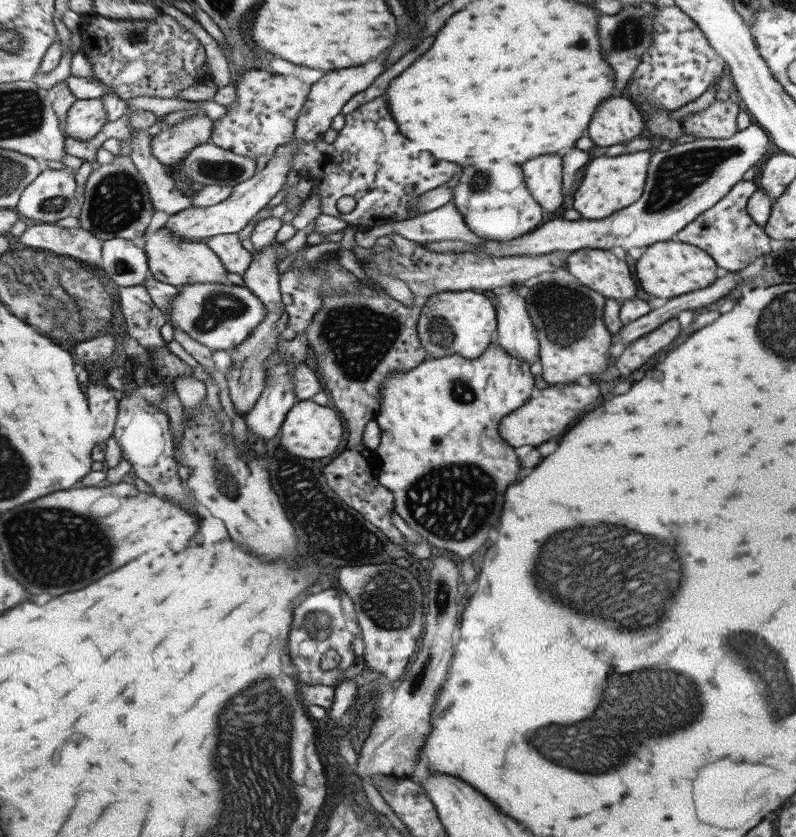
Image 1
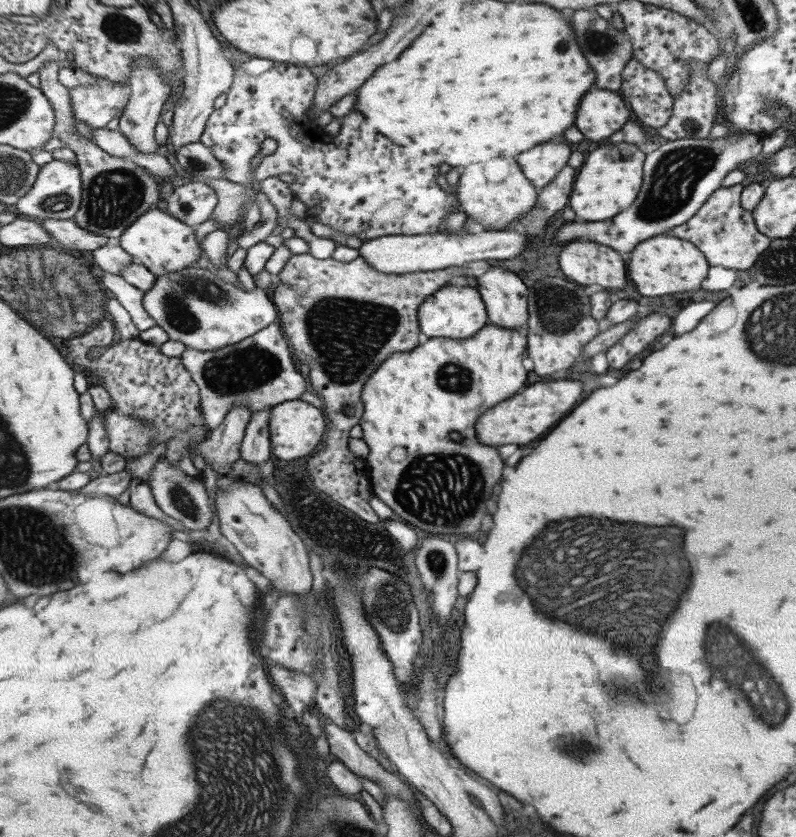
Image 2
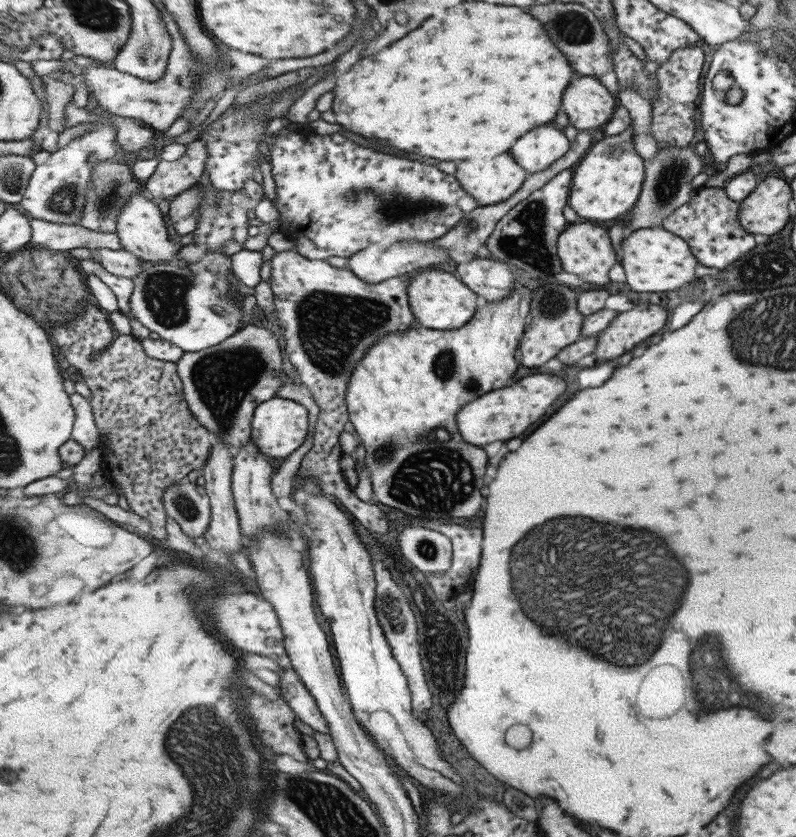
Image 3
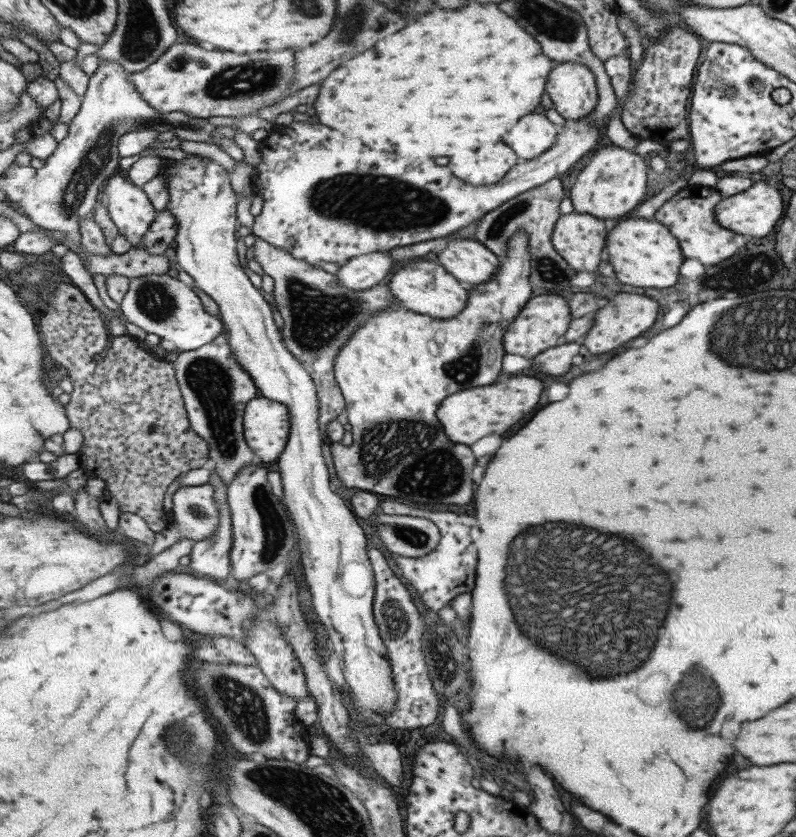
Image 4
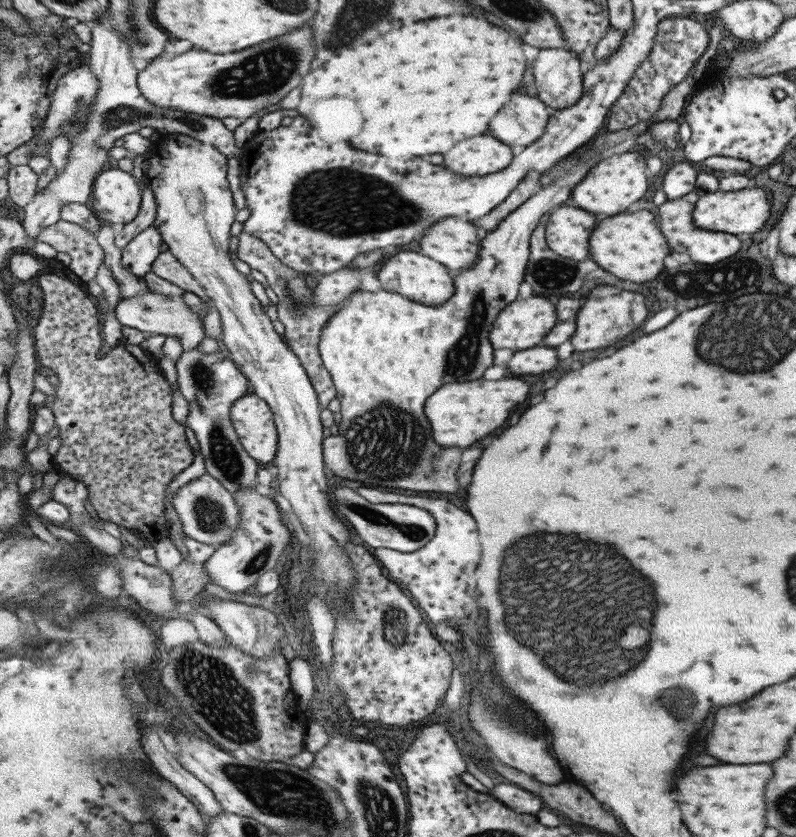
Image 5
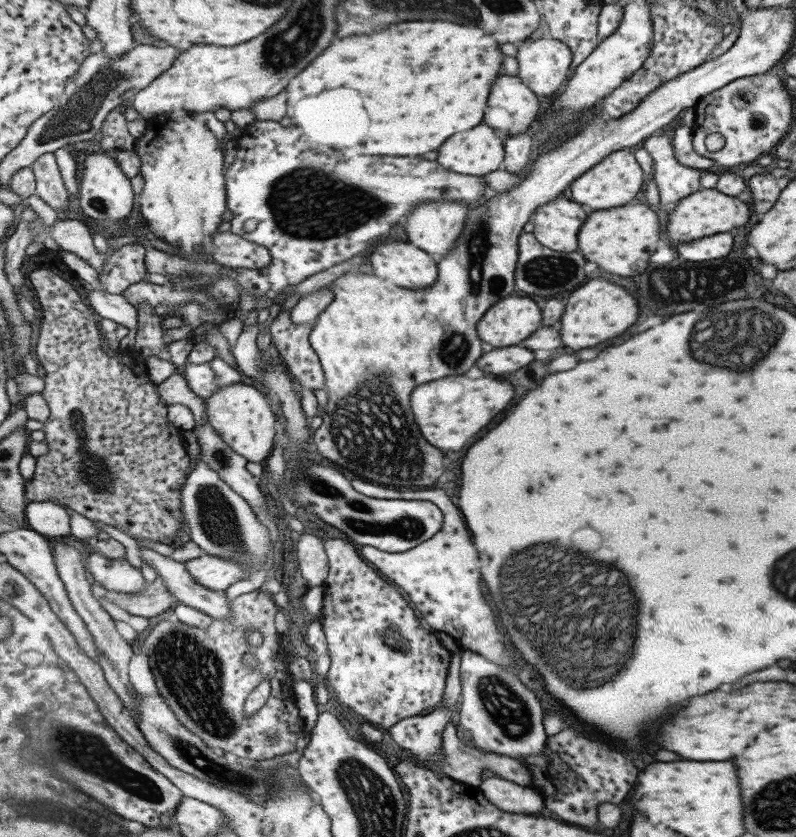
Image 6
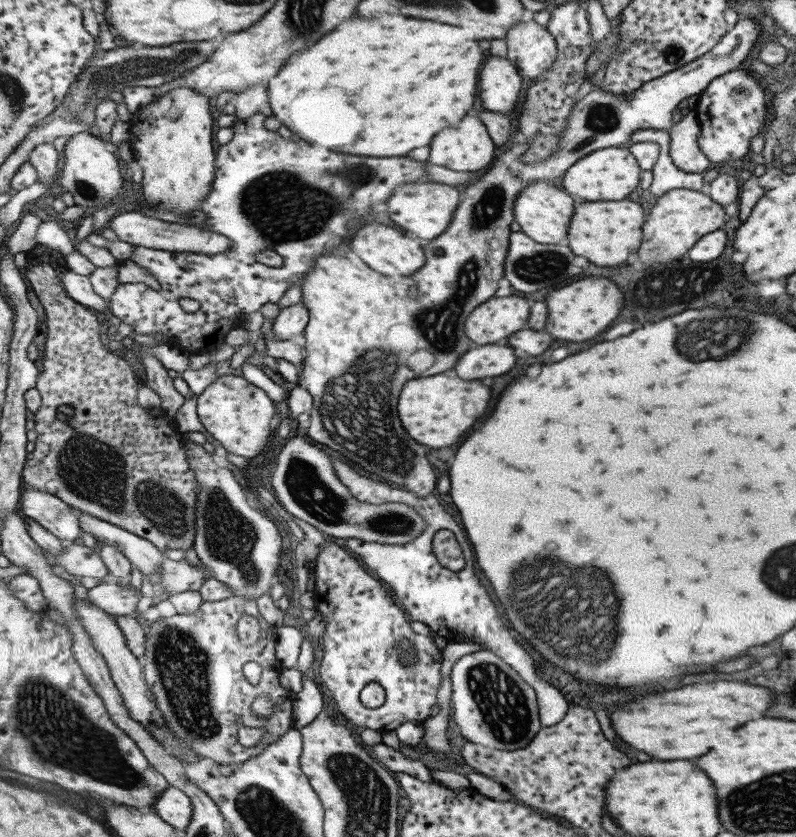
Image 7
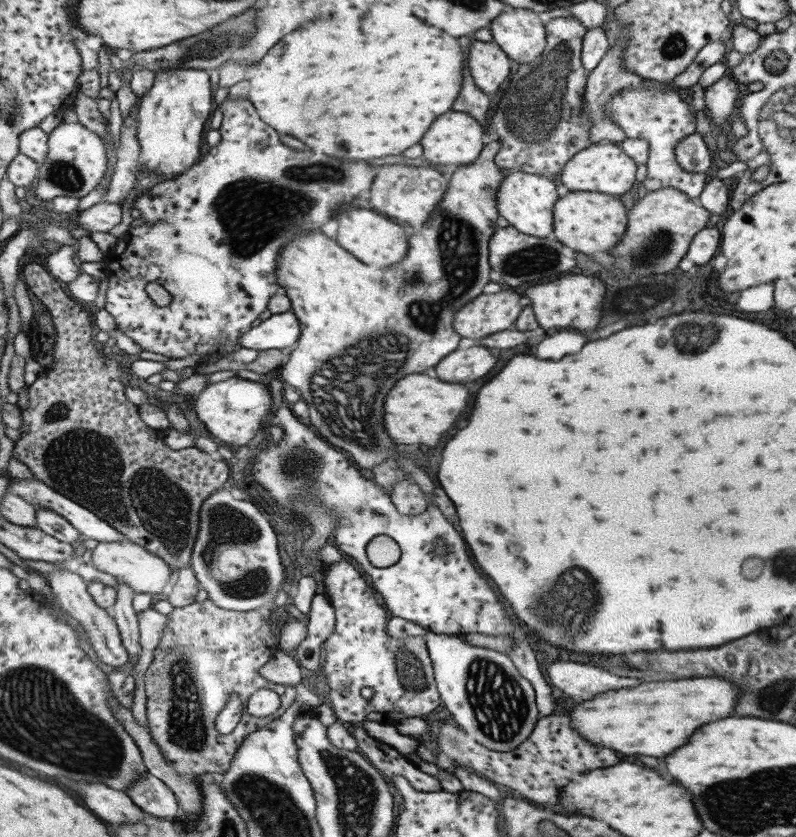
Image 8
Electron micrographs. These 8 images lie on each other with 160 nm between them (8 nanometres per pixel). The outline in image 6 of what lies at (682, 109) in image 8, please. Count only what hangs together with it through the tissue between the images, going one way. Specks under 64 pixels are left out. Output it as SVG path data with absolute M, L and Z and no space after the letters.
M655 132L644 140L643 147L653 159L652 179L658 190L658 207L670 206L699 190L699 170L678 162L667 135Z

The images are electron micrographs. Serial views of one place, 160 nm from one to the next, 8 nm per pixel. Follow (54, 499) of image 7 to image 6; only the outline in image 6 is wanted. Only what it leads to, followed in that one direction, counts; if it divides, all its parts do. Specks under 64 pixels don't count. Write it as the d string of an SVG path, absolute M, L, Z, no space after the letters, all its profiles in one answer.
M52 501L30 502L27 527L48 538L71 535L71 516L67 508Z

